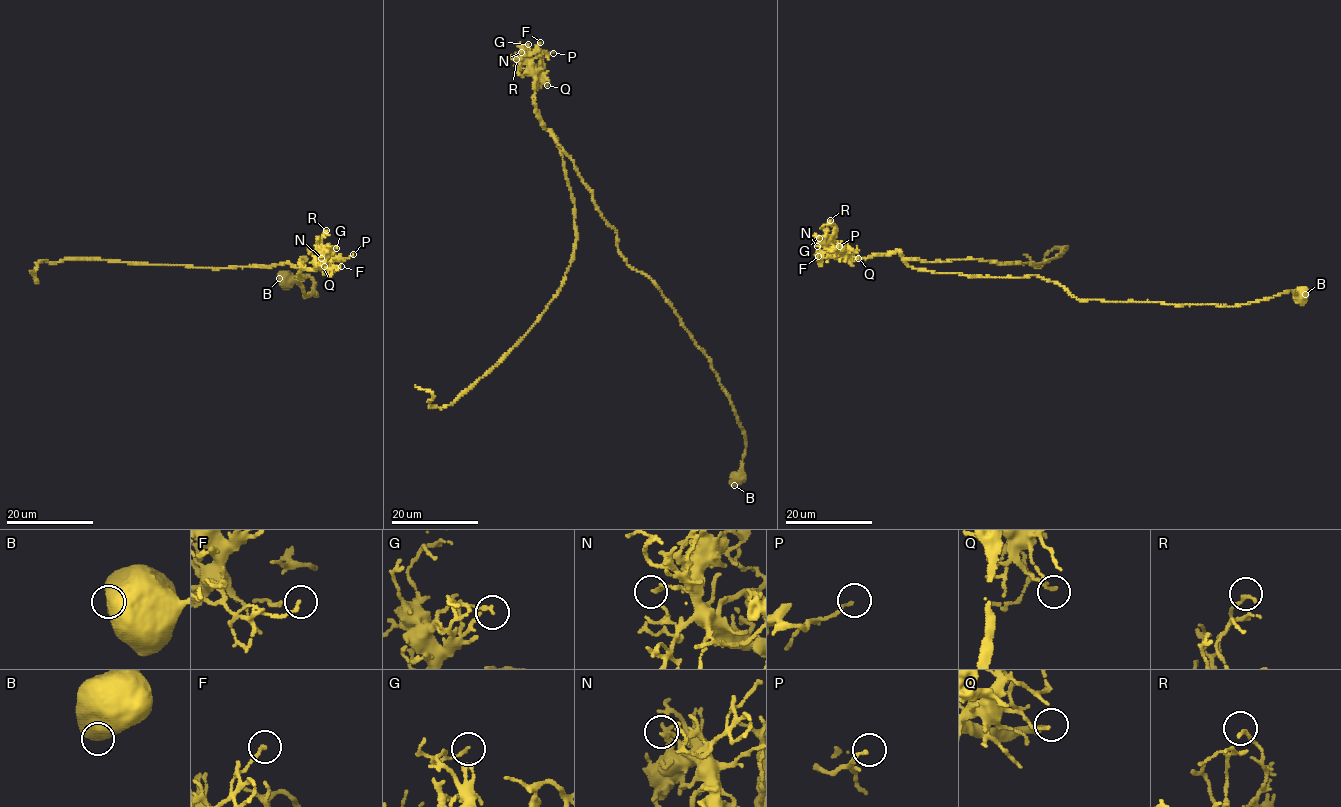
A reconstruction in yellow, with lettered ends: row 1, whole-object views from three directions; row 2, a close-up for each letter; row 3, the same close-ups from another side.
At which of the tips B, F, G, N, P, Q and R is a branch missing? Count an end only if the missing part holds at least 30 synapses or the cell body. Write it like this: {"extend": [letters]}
{"extend": []}

